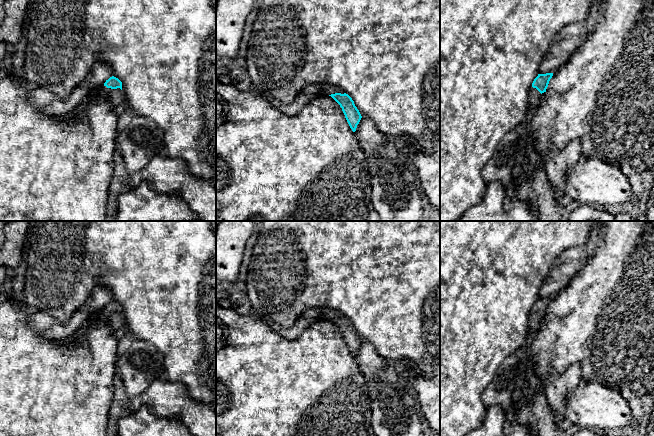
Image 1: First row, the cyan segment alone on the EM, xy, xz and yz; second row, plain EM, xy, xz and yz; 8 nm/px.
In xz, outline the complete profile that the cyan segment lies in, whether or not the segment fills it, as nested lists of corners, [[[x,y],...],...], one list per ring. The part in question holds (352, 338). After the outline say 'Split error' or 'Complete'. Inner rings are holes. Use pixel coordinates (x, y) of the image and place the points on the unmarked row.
[[[322,308],[321,311],[324,319],[331,320],[340,329],[350,352],[355,356],[362,340],[352,322],[338,311],[329,308]]]. Split error

